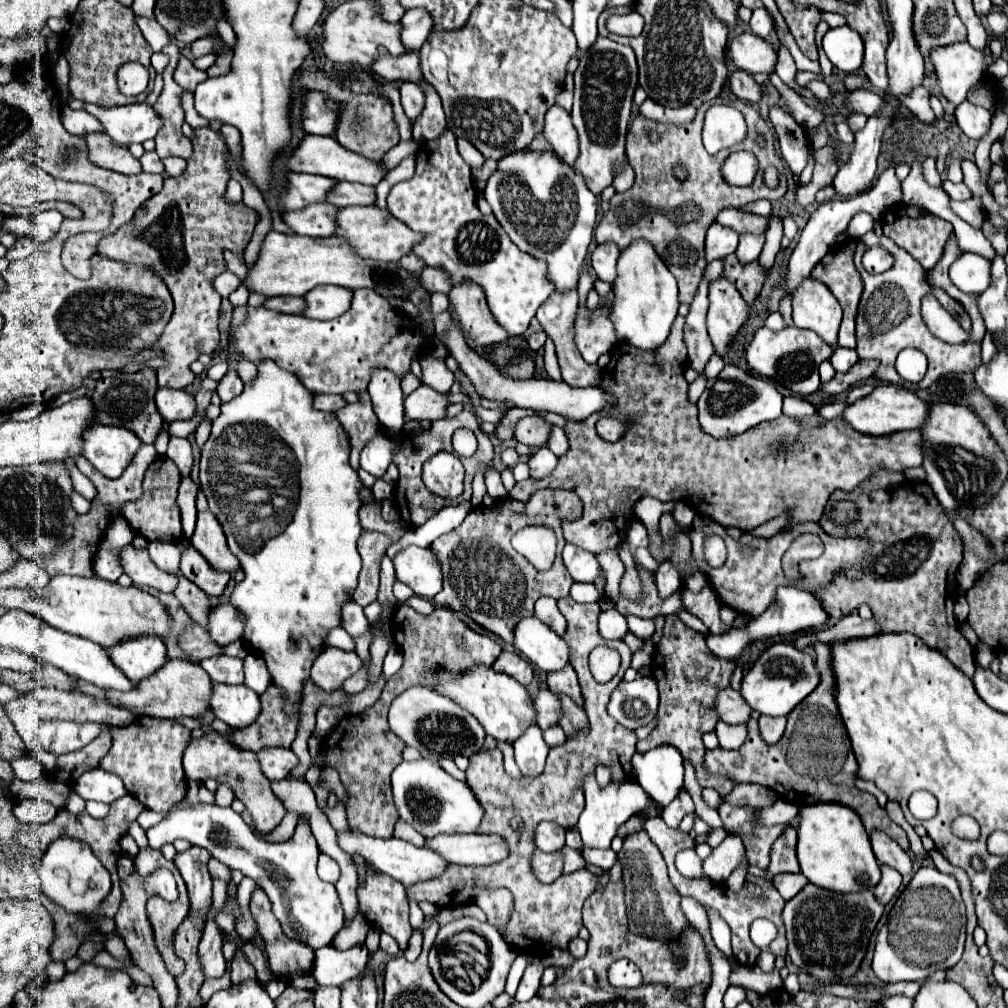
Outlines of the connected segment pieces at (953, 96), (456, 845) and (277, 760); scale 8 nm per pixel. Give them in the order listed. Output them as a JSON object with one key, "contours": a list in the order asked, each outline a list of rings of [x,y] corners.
{"contours":[[[[968,41],[934,47],[930,51],[930,61],[934,65],[934,77],[942,97],[954,107],[966,101],[970,87],[974,87],[978,81],[982,81],[982,75],[986,75],[984,53],[970,47]]],[[[436,835],[426,839],[426,849],[442,855],[448,863],[458,865],[490,865],[508,855],[504,839],[498,835]]],[[[266,749],[258,753],[262,773],[270,781],[282,781],[298,765],[298,757],[292,749]]]]}

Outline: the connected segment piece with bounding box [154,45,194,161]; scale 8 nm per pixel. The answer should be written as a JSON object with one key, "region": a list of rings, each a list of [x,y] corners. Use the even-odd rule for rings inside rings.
{"region":[[[166,45],[166,55],[168,55],[168,65],[164,69],[164,89],[162,95],[158,97],[154,111],[162,119],[162,129],[156,135],[156,153],[160,159],[166,157],[182,157],[190,159],[192,157],[192,143],[182,135],[182,123],[184,123],[184,109],[182,109],[182,93],[184,89],[172,79],[172,73],[178,63],[178,47],[176,45]]]}

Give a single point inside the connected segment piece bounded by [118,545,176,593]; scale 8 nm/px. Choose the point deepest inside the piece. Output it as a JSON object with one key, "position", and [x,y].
{"position":[136,564]}

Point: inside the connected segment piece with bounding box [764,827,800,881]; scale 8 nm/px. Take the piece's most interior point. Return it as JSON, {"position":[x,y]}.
{"position":[783,860]}

